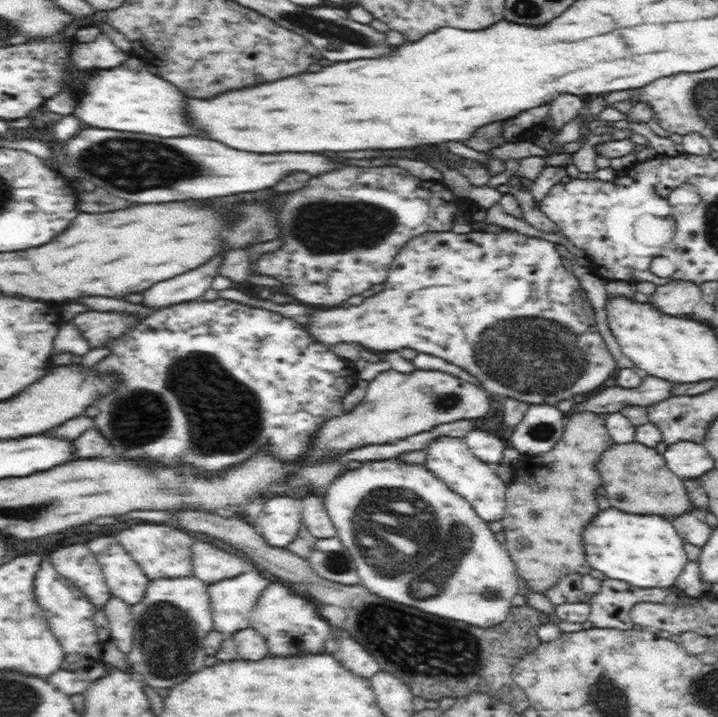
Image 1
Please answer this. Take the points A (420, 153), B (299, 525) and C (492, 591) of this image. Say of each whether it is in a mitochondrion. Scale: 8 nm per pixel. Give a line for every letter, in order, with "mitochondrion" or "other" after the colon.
A: other
B: other
C: mitochondrion

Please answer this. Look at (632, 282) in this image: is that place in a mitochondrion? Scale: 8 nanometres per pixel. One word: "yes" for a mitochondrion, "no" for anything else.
no

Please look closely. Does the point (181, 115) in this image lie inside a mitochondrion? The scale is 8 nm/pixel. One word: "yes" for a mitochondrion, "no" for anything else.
no

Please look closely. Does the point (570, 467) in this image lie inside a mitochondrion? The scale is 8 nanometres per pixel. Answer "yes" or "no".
no

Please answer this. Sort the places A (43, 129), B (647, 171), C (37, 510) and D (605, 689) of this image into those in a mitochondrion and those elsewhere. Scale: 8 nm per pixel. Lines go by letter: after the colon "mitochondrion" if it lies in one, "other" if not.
A: other
B: other
C: mitochondrion
D: mitochondrion

